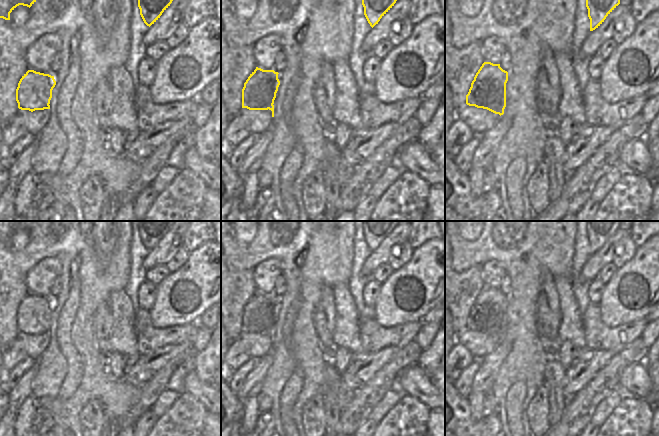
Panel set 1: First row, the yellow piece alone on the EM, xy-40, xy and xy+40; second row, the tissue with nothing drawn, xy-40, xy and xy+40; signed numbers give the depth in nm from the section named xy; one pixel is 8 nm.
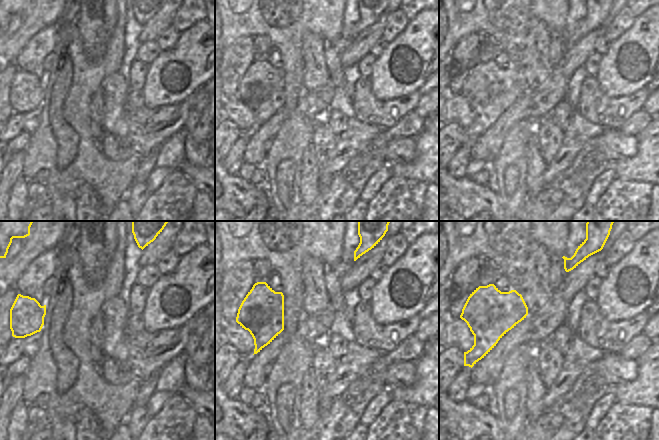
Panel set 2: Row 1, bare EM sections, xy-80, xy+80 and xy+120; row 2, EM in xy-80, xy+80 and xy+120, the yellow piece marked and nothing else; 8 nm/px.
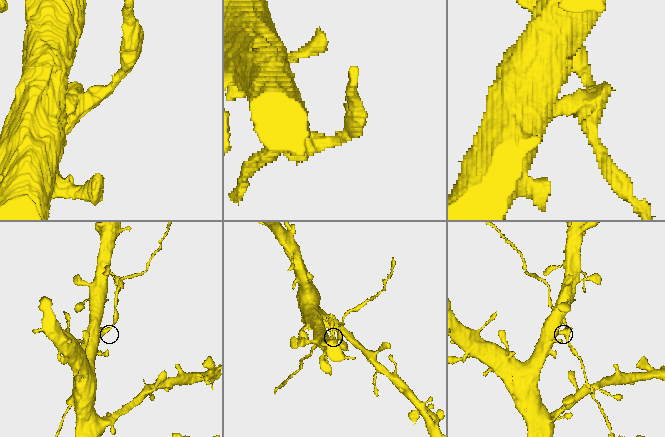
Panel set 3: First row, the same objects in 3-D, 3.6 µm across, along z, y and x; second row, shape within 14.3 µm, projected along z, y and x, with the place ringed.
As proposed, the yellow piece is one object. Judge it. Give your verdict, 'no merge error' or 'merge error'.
merge error

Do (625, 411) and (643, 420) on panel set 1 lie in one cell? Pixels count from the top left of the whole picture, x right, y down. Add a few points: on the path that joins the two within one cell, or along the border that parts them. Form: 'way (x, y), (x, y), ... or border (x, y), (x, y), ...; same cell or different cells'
way (629, 415), (634, 420), (639, 420); same cell

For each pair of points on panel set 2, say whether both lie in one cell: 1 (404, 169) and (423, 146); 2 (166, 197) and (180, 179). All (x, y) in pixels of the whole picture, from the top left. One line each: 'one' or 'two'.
1: one
2: one

